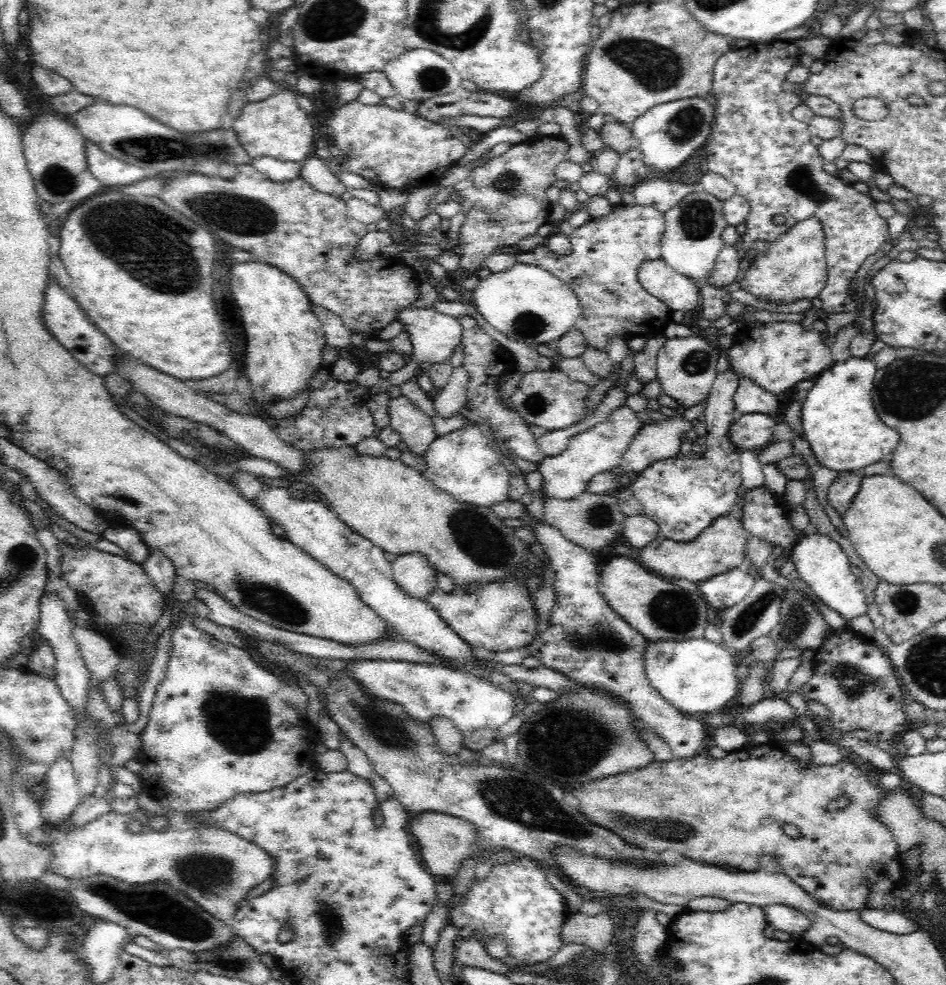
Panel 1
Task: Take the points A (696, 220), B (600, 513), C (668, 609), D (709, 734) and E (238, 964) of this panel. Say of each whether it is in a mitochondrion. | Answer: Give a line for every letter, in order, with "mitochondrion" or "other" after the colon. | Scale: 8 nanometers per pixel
A: mitochondrion
B: mitochondrion
C: mitochondrion
D: other
E: mitochondrion

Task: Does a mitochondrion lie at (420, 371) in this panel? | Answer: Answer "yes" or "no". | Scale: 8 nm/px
no

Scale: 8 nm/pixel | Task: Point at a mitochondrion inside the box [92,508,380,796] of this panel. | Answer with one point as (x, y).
(241, 724)

